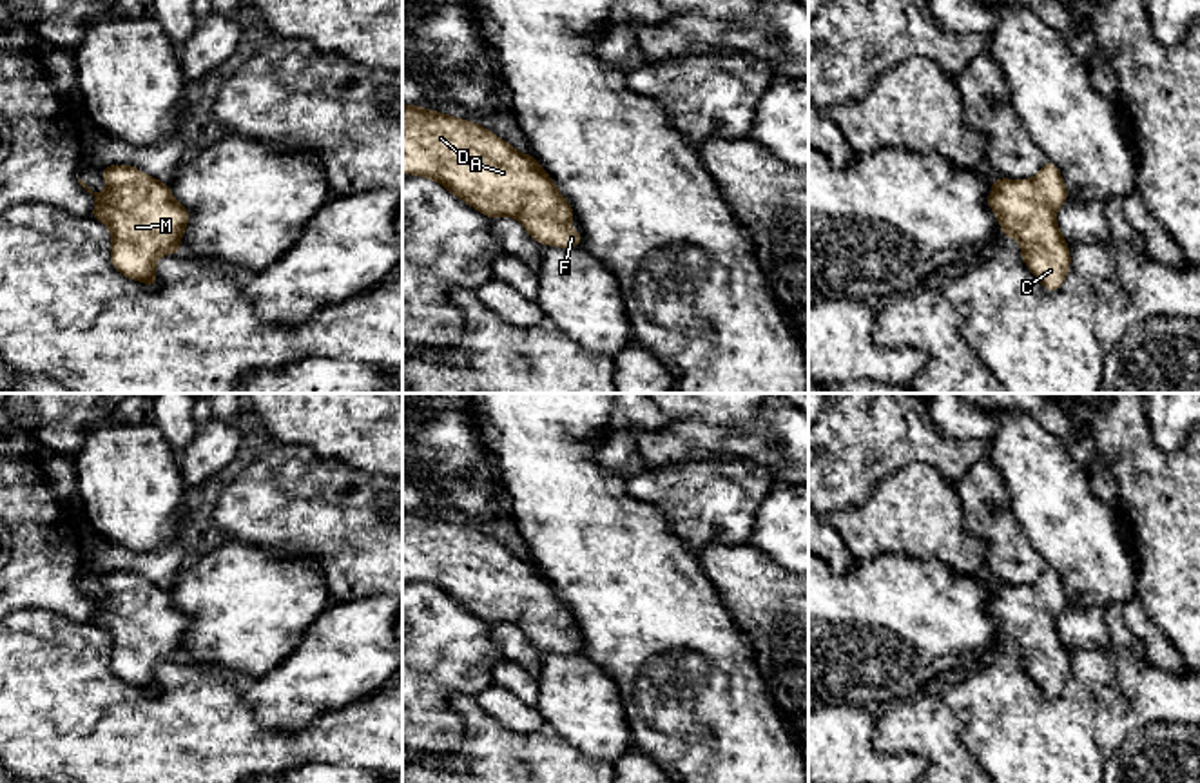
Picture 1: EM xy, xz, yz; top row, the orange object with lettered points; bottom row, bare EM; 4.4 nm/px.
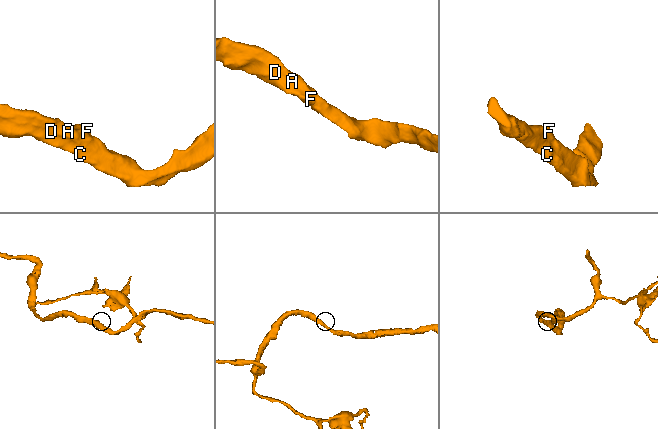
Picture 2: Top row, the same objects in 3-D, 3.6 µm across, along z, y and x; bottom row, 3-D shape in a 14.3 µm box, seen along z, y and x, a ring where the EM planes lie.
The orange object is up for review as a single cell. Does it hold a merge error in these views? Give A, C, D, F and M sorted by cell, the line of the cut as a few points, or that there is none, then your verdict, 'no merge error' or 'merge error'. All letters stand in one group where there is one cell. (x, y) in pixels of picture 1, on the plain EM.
groups A C D F M; cut none; no merge error

